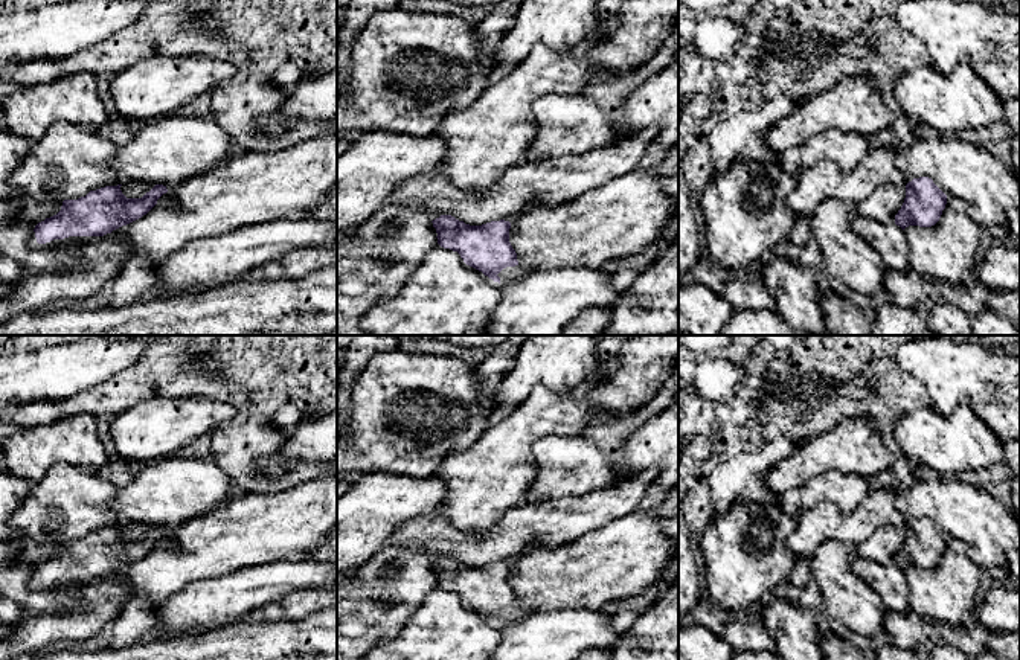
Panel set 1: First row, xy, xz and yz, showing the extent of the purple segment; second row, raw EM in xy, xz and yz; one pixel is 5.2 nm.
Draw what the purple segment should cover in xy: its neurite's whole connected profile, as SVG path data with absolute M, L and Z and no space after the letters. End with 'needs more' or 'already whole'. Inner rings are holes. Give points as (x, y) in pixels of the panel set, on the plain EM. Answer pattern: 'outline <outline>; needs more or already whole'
outline M122 526L90 532L78 541L64 541L61 552L34 567L29 588L49 591L64 584L87 584L146 556L168 533L156 526L142 540L127 540Z; needs more

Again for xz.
outline M441 556L431 564L441 588L457 593L467 607L494 623L518 622L528 616L518 608L517 594L509 584L509 562L470 567L451 556Z; needs more

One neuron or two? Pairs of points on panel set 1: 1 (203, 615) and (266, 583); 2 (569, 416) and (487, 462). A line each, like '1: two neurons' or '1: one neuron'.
1: one neuron
2: one neuron

